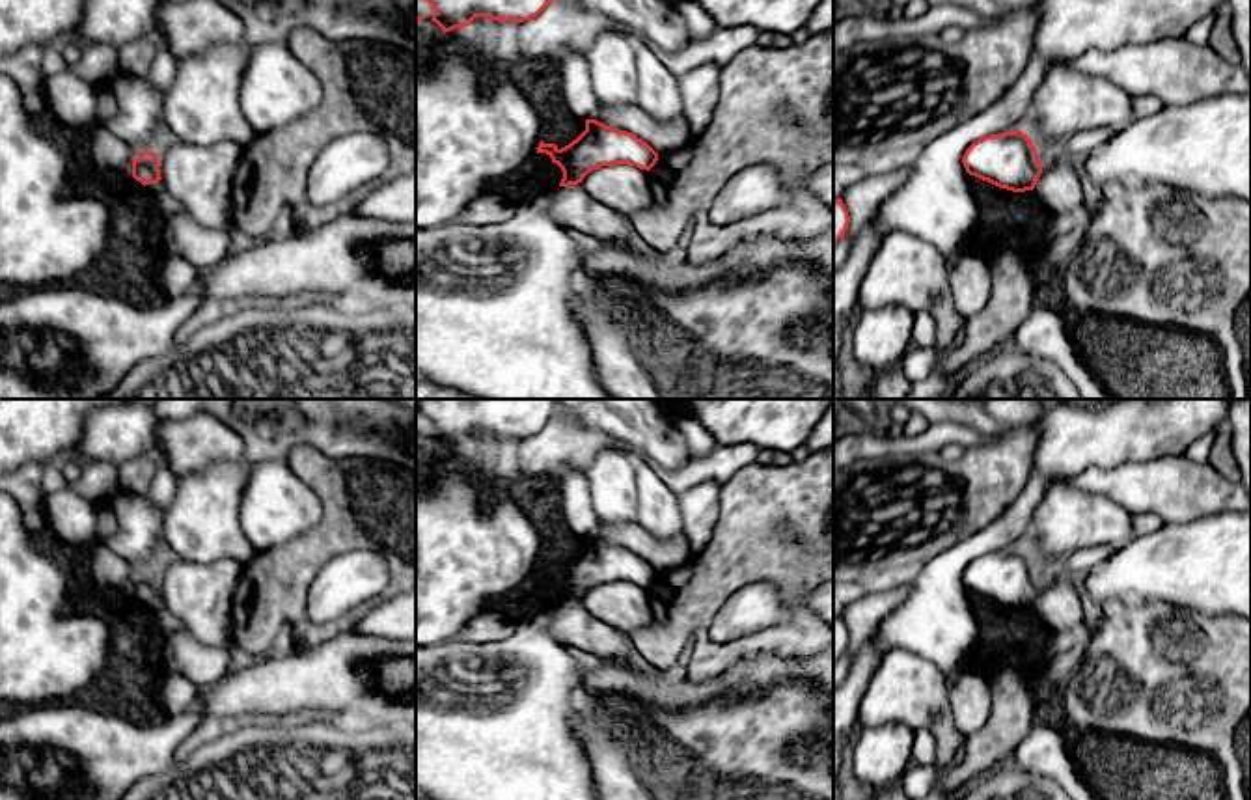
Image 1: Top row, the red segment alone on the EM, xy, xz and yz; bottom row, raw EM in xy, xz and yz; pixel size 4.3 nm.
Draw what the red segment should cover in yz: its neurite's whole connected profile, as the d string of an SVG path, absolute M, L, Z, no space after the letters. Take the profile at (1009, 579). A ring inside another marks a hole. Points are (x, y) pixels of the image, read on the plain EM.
M1022 548L990 552L973 559L962 582L969 593L1012 610L1033 608L1042 591L1037 567Z

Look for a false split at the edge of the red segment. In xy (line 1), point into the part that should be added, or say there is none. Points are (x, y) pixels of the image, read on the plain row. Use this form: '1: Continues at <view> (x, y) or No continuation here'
1: No continuation here

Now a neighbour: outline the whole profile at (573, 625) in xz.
M580 600L559 604L554 610L550 634L584 660L617 660L639 669L649 668L632 645L630 636L595 619Z

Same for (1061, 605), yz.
M1057 572L1044 580L1033 608L1052 632L1068 630L1079 634L1089 617L1089 606L1079 582Z

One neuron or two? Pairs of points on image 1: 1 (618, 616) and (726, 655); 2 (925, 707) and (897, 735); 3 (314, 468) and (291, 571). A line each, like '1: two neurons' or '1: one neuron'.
1: two neurons
2: two neurons
3: one neuron

